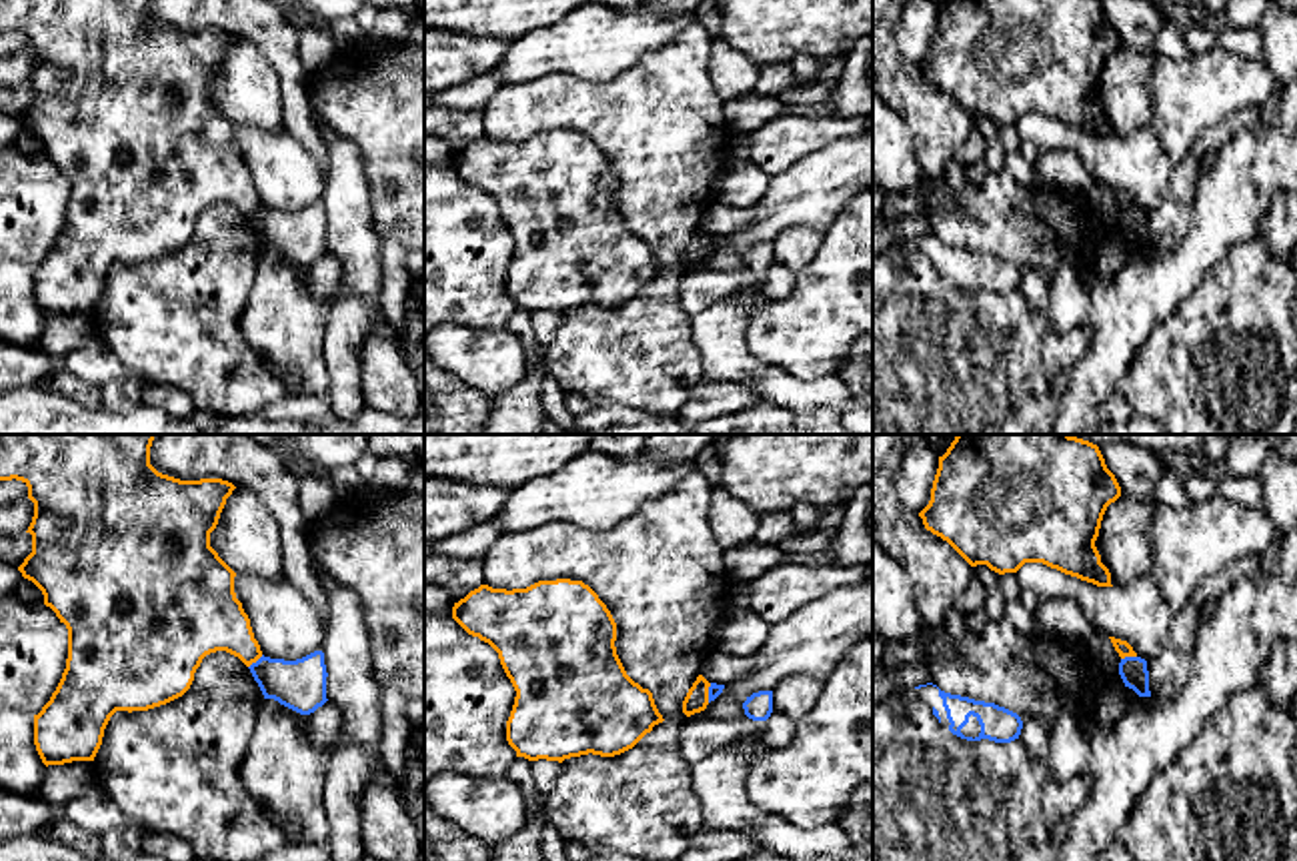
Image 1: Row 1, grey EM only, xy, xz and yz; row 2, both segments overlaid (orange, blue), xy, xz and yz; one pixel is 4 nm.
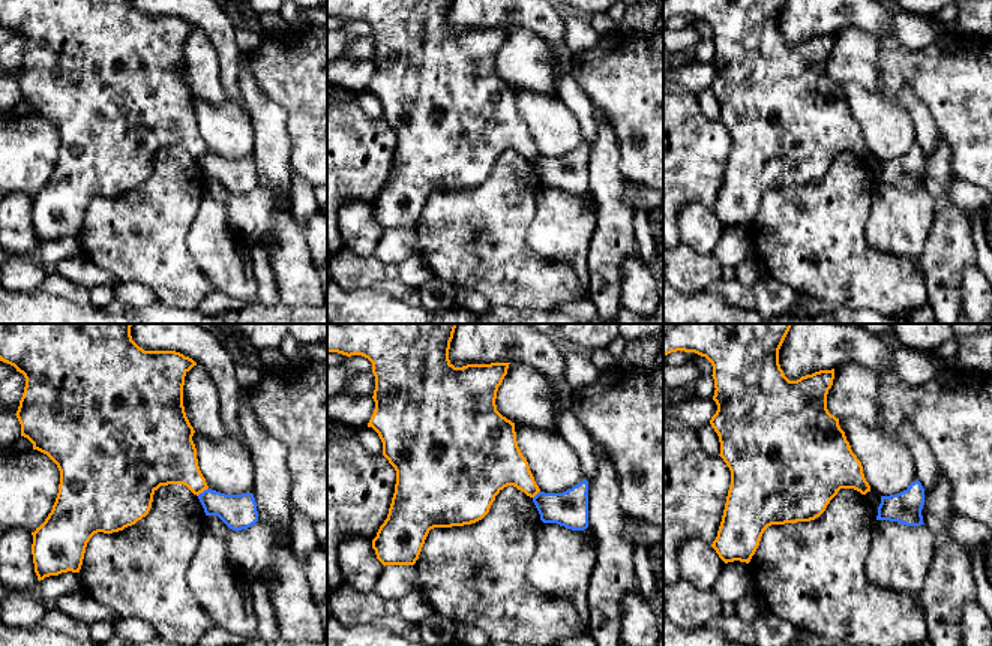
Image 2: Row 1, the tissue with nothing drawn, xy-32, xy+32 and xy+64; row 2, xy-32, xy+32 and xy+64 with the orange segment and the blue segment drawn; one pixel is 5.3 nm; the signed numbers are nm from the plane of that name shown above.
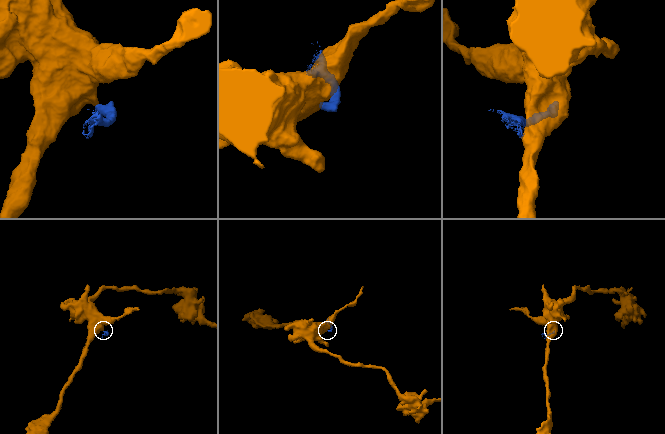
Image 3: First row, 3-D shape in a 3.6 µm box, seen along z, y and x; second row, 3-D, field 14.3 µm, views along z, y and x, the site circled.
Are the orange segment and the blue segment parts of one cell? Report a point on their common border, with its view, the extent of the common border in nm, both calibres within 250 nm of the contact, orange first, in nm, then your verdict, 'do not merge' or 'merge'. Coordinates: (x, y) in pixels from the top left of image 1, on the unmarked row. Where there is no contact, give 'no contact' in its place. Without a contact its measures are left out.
meets orange in yz at (1127, 207); contact 70 nm long; 60 nm thick on the orange side, 110 nm on the other; do not merge

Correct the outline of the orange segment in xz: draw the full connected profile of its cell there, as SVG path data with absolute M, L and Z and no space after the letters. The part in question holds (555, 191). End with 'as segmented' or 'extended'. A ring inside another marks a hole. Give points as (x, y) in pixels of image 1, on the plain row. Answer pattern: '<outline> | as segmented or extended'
M538 132L512 142L480 136L454 154L452 170L498 204L516 242L506 272L506 292L516 308L558 314L588 304L614 308L665 272L653 244L626 226L614 198L616 174L582 132Z | as segmented

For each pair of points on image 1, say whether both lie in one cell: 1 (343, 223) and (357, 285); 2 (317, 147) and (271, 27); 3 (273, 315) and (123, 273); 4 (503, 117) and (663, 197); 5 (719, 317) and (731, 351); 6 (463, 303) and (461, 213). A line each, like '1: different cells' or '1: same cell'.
1: same cell
2: same cell
3: different cells
4: same cell
5: same cell
6: same cell

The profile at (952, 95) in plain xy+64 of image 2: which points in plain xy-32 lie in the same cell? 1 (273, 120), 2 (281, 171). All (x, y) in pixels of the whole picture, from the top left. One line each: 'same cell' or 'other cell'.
1: other cell
2: other cell

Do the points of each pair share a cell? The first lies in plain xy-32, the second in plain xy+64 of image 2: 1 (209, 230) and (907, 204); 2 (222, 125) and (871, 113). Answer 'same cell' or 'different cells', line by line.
1: same cell
2: same cell

